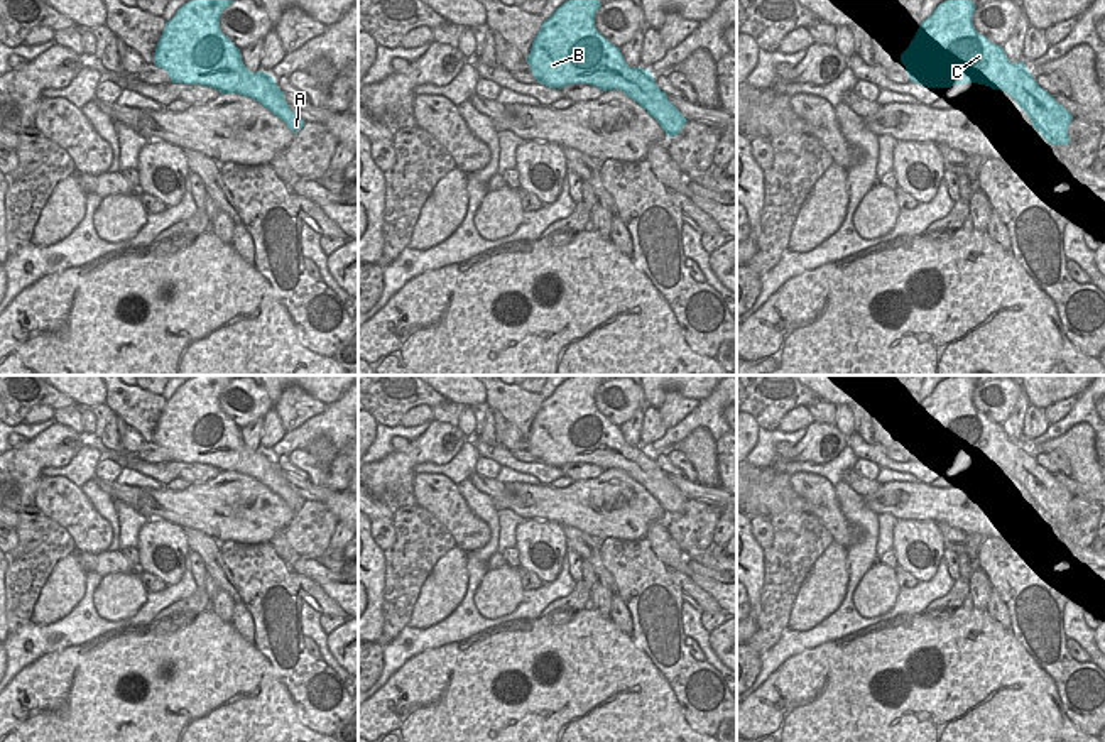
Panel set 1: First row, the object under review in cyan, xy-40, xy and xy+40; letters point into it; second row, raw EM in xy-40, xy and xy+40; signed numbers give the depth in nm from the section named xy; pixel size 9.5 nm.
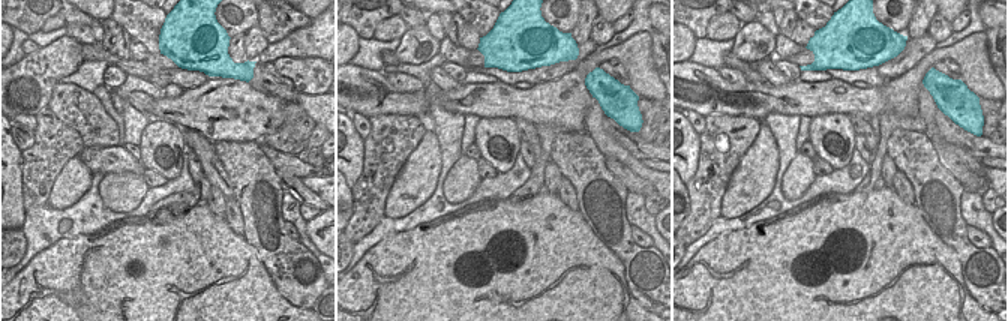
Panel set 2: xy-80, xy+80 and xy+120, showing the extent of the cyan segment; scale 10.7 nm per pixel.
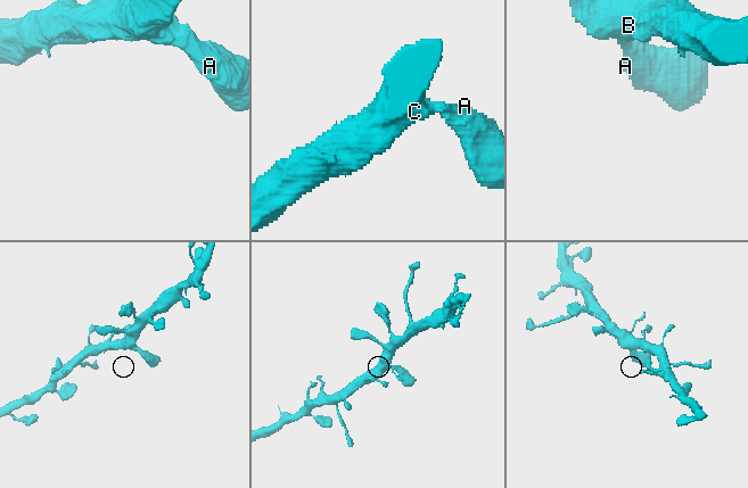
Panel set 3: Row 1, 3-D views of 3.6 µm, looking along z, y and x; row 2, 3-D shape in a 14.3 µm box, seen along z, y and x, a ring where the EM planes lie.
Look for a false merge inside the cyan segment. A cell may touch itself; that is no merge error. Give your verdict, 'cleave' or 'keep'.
keep

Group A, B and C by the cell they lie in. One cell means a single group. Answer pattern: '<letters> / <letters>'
A B C

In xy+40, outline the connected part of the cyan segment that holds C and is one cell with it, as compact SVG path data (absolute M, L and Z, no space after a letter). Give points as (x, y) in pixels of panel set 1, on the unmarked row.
M953 375L921 401L901 433L909 458L928 466L978 461L1004 468L1051 524L1068 524L1073 494L1036 461L1022 439L1010 441L1002 424L975 409L975 387L970 375Z

